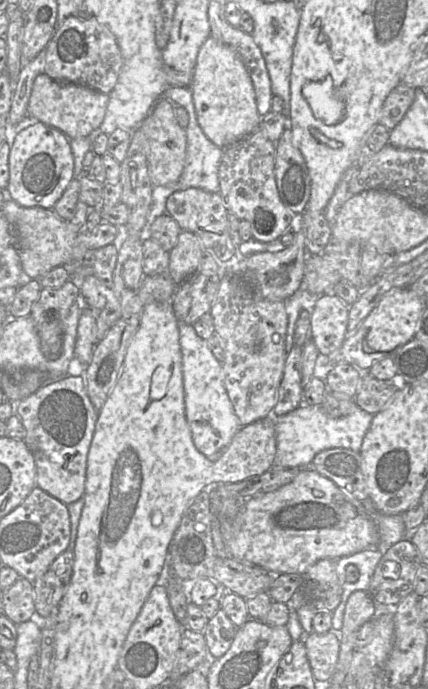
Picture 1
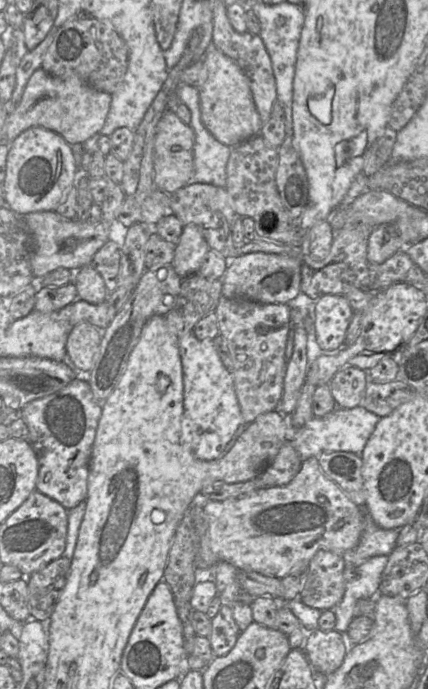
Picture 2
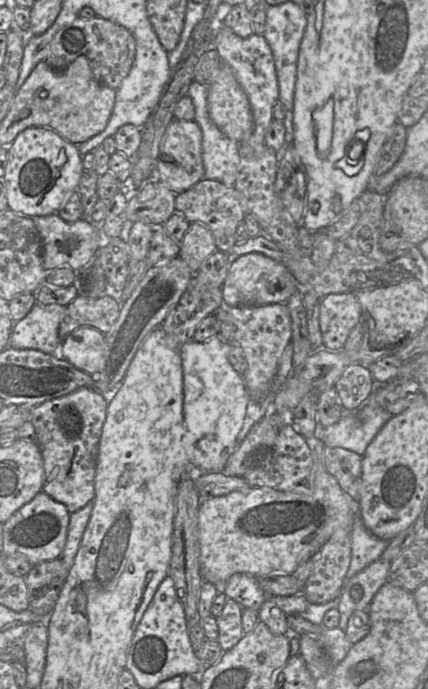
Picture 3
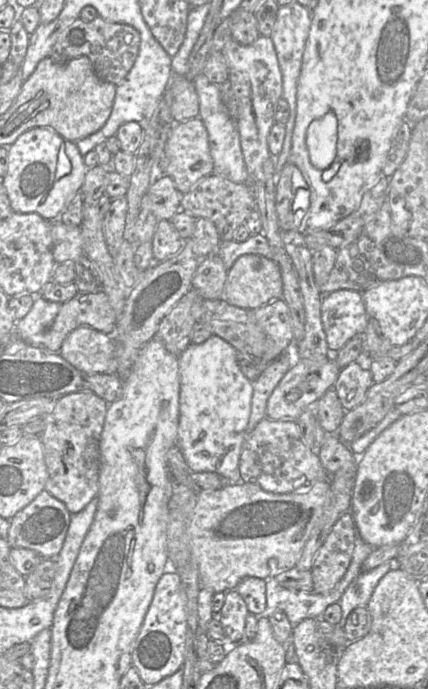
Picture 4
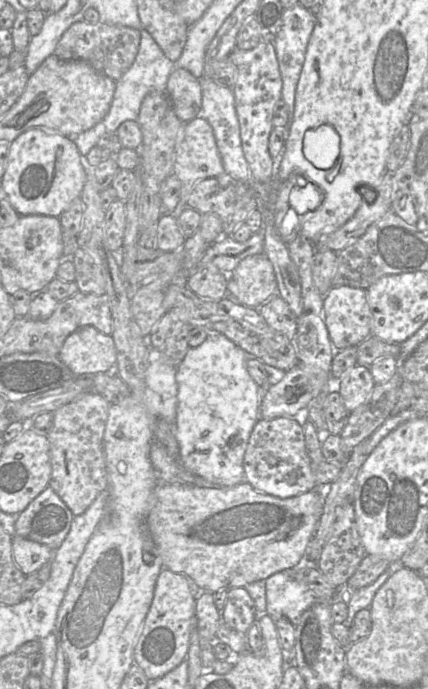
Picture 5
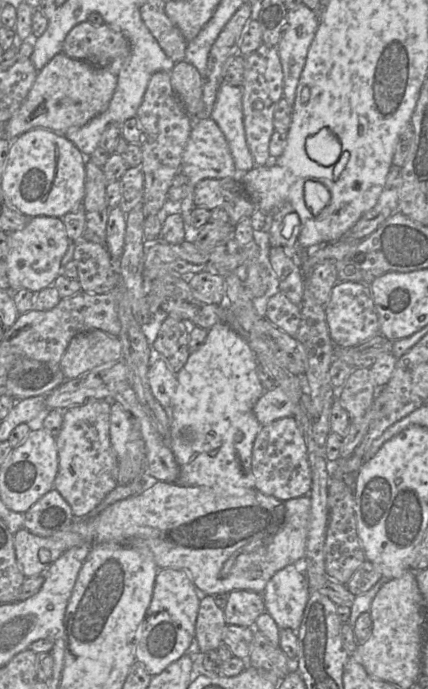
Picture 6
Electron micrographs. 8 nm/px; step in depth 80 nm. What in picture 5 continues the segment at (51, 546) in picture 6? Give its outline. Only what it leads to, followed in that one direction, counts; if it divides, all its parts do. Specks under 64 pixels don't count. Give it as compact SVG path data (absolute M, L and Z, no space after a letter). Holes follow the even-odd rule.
M15 535L12 540L12 554L16 565L27 576L50 563L54 550L44 544Z

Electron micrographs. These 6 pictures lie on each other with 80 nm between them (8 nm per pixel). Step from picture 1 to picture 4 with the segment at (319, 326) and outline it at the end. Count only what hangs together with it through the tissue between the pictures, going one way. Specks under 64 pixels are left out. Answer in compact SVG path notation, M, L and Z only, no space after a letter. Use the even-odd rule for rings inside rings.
M340 289L324 294L321 319L329 349L340 350L354 336L364 334L368 316L362 293Z

